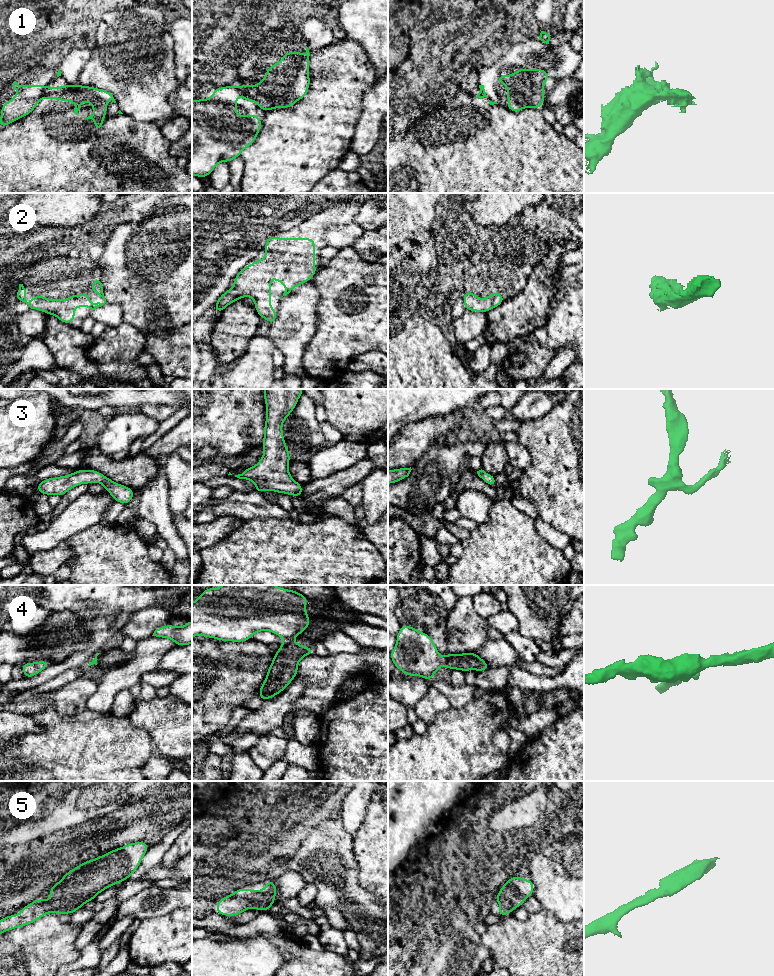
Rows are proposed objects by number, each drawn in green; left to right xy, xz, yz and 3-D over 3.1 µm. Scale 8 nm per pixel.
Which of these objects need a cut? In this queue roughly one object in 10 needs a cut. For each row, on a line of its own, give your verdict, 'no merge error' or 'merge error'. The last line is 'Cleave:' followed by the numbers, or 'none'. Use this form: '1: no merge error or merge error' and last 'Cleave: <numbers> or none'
1: merge error
2: no merge error
3: no merge error
4: merge error
5: no merge error
Cleave: 1, 4

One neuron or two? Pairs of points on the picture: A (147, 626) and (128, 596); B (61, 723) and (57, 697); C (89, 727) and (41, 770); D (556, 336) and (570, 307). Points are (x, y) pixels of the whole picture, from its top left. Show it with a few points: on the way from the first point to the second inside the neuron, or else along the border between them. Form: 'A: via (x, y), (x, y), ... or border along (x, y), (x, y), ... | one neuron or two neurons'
A: border along (160, 605), (149, 605), (134, 610), (121, 627) | two neurons
B: border along (83, 710), (61, 715), (47, 704), (37, 713) | two neurons
C: via (77, 739), (53, 763) | one neuron
D: via (563, 329), (567, 325), (567, 314) | one neuron

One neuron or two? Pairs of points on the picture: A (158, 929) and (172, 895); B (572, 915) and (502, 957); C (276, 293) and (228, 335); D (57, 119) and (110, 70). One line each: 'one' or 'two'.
A: two
B: two
C: two
D: two

